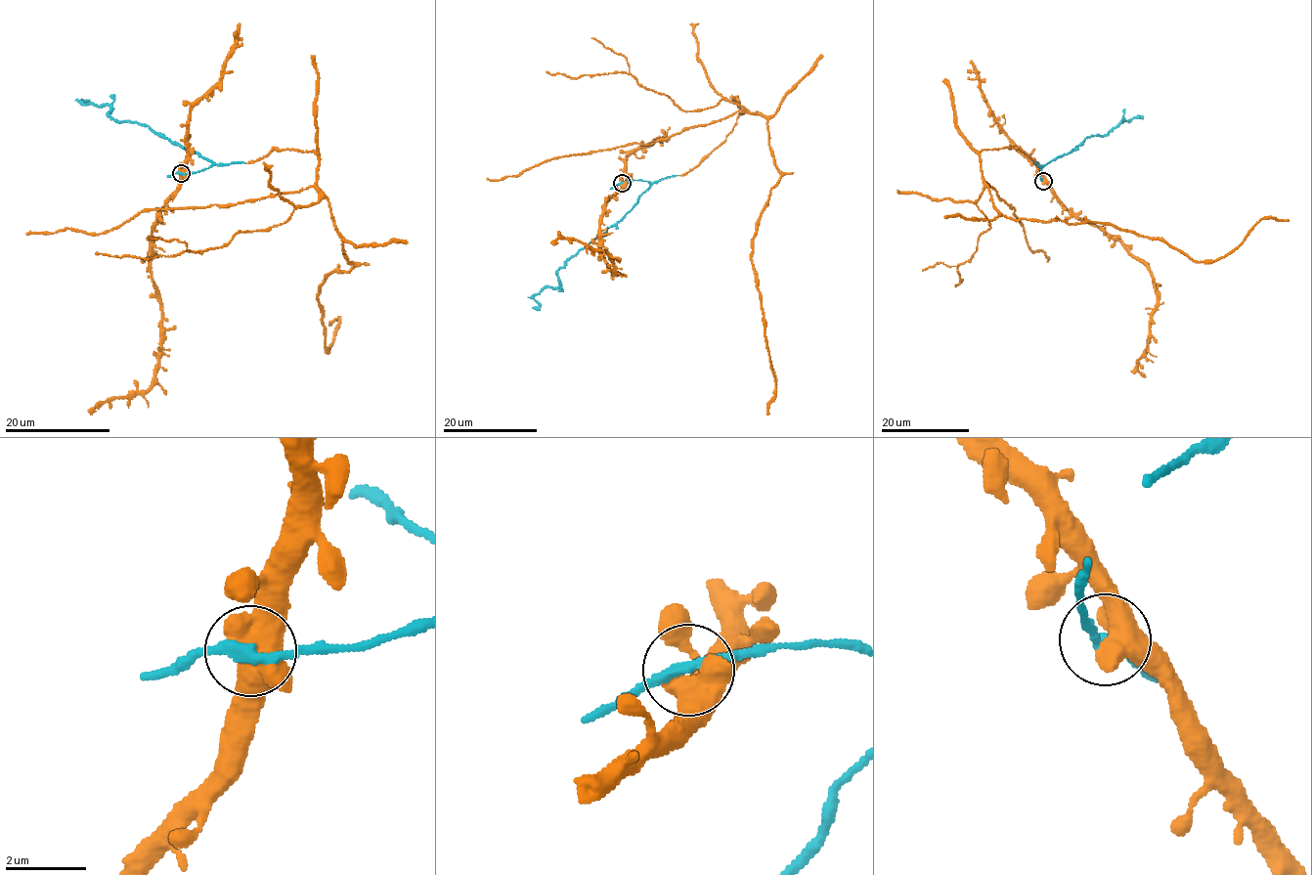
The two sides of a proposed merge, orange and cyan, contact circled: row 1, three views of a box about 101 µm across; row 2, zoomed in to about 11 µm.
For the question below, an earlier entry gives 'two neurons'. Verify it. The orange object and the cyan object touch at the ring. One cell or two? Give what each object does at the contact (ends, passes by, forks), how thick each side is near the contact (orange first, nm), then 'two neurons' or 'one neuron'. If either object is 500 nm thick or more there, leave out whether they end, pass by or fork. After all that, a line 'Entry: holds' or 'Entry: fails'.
550/260 nm | one neuron
Entry: fails

